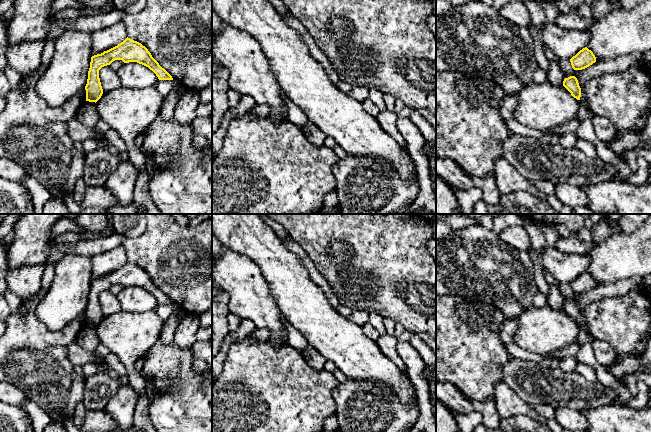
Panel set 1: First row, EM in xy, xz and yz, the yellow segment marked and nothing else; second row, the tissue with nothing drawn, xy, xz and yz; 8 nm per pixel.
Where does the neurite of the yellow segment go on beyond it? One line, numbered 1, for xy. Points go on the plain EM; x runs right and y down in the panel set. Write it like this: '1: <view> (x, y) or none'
1: none

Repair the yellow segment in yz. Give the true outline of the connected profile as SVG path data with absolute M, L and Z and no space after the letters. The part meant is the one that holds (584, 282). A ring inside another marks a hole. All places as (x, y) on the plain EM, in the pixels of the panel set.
M587 271L580 274L575 280L570 283L574 294L582 294L596 286L596 281Z

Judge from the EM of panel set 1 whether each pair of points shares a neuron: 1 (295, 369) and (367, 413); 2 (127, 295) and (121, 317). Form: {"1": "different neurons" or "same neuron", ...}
{"1": "different neurons", "2": "different neurons"}

